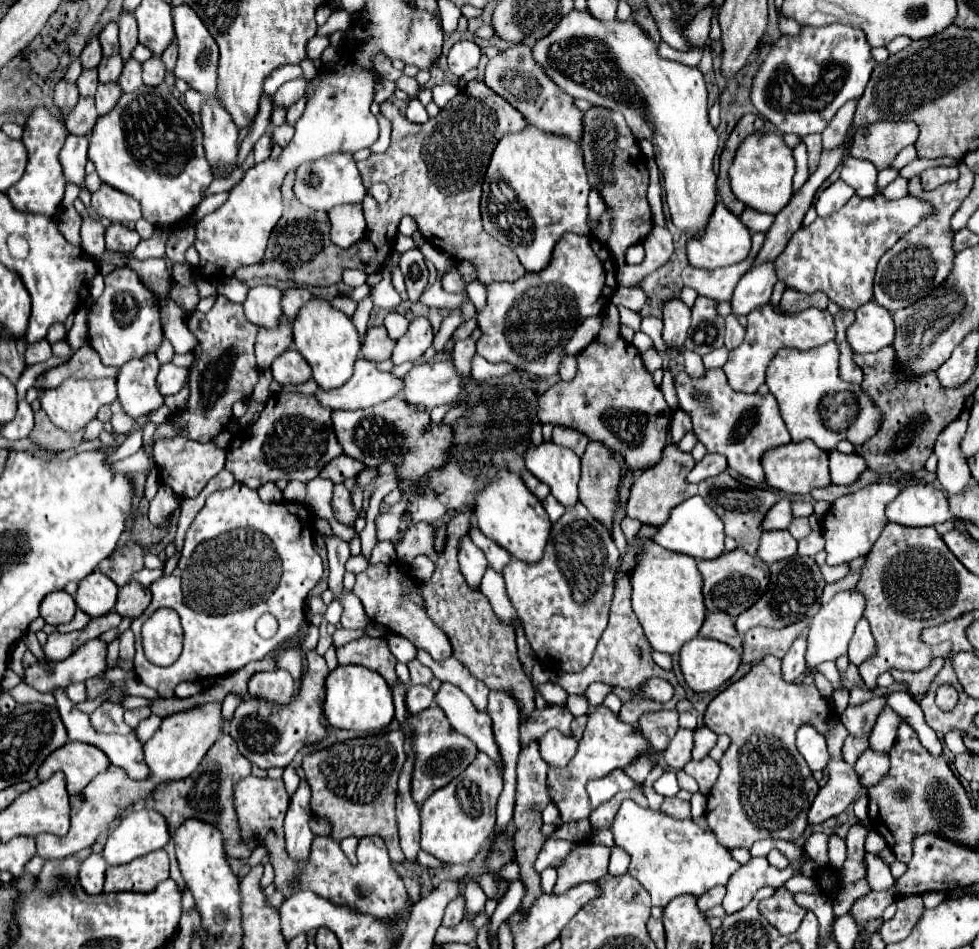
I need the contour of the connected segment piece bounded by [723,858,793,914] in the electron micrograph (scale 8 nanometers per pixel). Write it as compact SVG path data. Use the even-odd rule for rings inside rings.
M751 858L751 862L741 866L727 882L727 896L723 900L725 912L727 914L739 912L753 900L759 888L763 886L781 888L791 876L793 876L791 866L785 870L777 870L769 866L765 858Z

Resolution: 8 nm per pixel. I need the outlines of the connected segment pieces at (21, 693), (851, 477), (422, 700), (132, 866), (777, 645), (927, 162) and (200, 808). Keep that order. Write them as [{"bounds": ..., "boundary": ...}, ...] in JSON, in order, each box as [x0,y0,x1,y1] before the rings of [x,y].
[{"bounds":[9,682,53,706],"boundary":[[[21,682],[19,686],[15,686],[13,690],[9,690],[9,694],[11,694],[19,704],[25,704],[25,702],[43,702],[43,704],[53,706],[53,696],[51,696],[51,694],[37,692],[37,690],[33,690],[31,686],[25,686],[23,682]]]},{"bounds":[829,448,865,484],"boundary":[[[837,448],[829,450],[829,470],[831,482],[835,484],[851,484],[865,470],[865,462],[855,454],[843,454]]]},{"bounds":[405,686,433,714],"boundary":[[[409,686],[405,692],[405,706],[409,714],[417,714],[433,704],[433,690],[427,686]]]},{"bounds":[105,850,169,892],"boundary":[[[157,850],[157,854],[145,854],[145,858],[137,858],[125,866],[111,866],[105,874],[105,892],[153,892],[159,882],[169,878],[169,858],[165,850]]]},{"bounds":[741,620,808,664],"boundary":[[[801,620],[793,626],[787,626],[787,628],[781,628],[781,630],[759,628],[759,626],[749,630],[743,636],[743,648],[741,648],[743,658],[741,658],[741,662],[743,664],[757,662],[757,660],[765,658],[767,654],[783,658],[787,654],[787,650],[791,648],[793,640],[797,636],[801,636],[803,630],[806,630],[807,627],[808,624],[805,624],[805,620]]]},{"bounds":[900,157,962,180],"boundary":[[[941,157],[937,159],[921,159],[916,158],[915,160],[908,163],[900,170],[900,176],[907,178],[908,180],[914,176],[918,176],[922,171],[937,167],[937,166],[957,166],[962,159],[954,159],[951,157]]]},{"bounds":[145,734,253,862],"boundary":[[[223,734],[207,750],[205,758],[201,760],[201,766],[189,778],[161,782],[161,786],[157,786],[157,790],[153,790],[145,798],[145,806],[163,814],[165,820],[169,822],[171,832],[175,832],[181,826],[181,822],[185,822],[189,818],[197,818],[197,820],[203,820],[203,822],[215,826],[223,834],[225,850],[229,852],[229,856],[245,862],[245,860],[249,860],[253,850],[251,850],[251,842],[247,842],[247,838],[241,834],[239,818],[237,818],[235,804],[233,804],[233,786],[237,784],[237,780],[243,780],[249,774],[251,774],[251,762],[239,754],[233,738],[229,734]]]}]

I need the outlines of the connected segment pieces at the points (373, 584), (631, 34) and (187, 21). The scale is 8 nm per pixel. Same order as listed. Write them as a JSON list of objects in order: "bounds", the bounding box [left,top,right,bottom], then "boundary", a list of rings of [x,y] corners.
[{"bounds":[353,564,451,660],"boundary":[[[397,564],[369,566],[365,572],[357,574],[357,582],[353,586],[353,592],[361,600],[367,616],[373,622],[383,624],[391,632],[407,638],[415,648],[429,652],[433,660],[445,660],[451,656],[449,640],[445,638],[445,634],[441,634],[441,630],[437,630],[437,626],[433,626],[433,622],[429,622],[429,618],[427,618],[427,614],[423,610],[423,602],[421,602],[421,598],[417,594],[417,586],[415,584],[411,584],[409,598],[403,600],[403,586],[401,586],[399,566]]]},{"bounds":[533,10,717,234],"boundary":[[[571,10],[557,26],[533,44],[533,58],[545,74],[569,96],[585,98],[595,106],[617,110],[625,116],[637,140],[649,140],[655,148],[655,162],[663,174],[671,220],[687,234],[699,234],[713,212],[717,190],[713,158],[717,152],[717,132],[707,120],[707,90],[697,68],[675,60],[665,60],[657,52],[659,44],[647,36],[635,20],[597,20],[587,10]]]},{"bounds":[173,4,219,96],"boundary":[[[185,4],[173,8],[173,22],[175,22],[175,36],[179,42],[179,58],[177,58],[177,66],[173,70],[175,76],[185,80],[193,90],[197,90],[205,96],[213,96],[215,88],[217,88],[217,64],[219,64],[217,42],[213,40],[213,36],[209,34],[209,30],[201,22],[201,18],[197,18],[197,14],[193,14],[193,10],[189,10],[189,6],[185,6]]]}]

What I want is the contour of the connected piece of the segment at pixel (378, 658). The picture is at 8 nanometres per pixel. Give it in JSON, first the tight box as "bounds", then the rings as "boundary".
{"bounds":[337,636,397,686],"boundary":[[[363,636],[359,640],[353,640],[337,650],[339,664],[361,664],[373,672],[379,672],[389,686],[397,684],[395,674],[395,656],[389,650],[389,644],[385,638],[369,638]]]}

